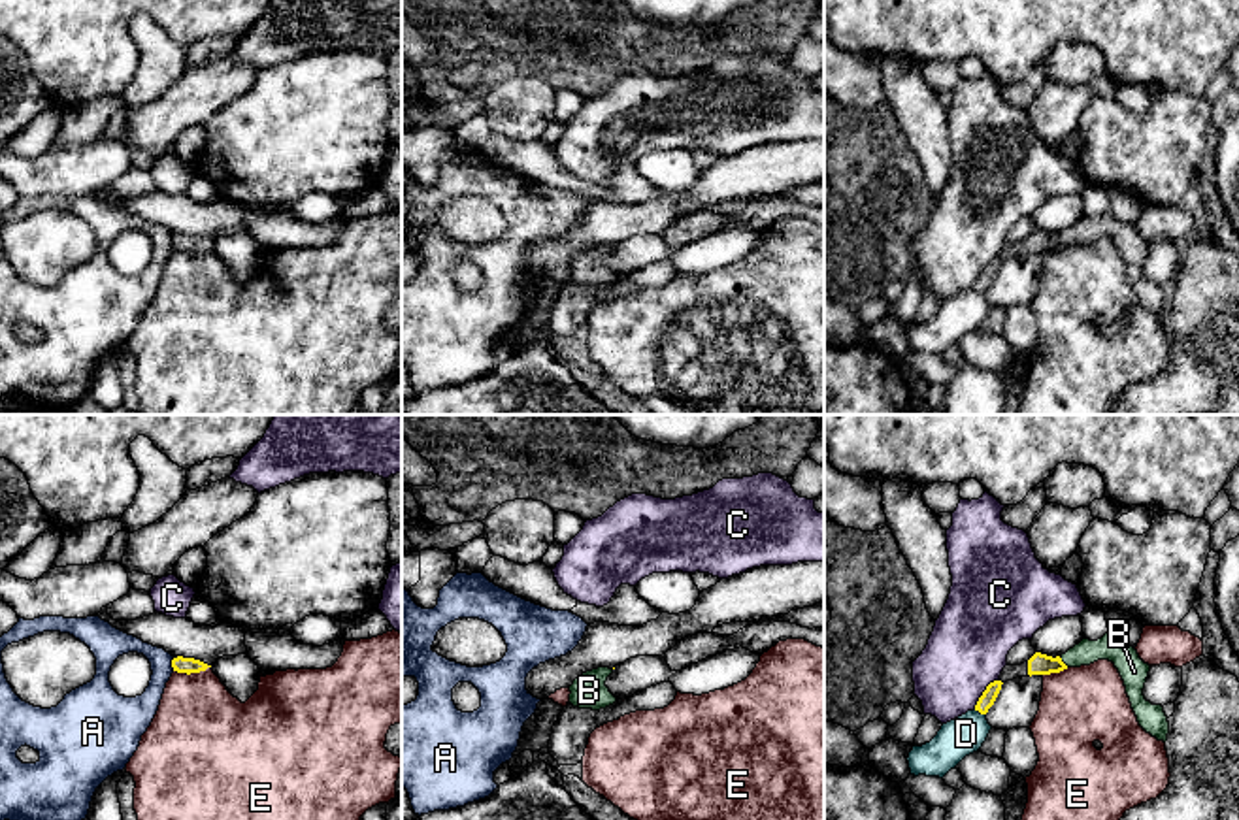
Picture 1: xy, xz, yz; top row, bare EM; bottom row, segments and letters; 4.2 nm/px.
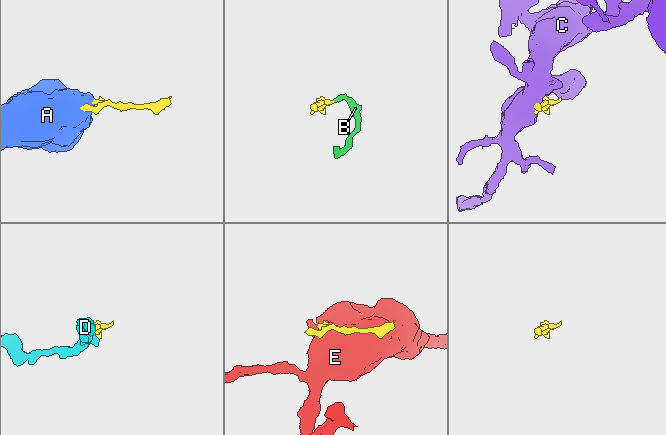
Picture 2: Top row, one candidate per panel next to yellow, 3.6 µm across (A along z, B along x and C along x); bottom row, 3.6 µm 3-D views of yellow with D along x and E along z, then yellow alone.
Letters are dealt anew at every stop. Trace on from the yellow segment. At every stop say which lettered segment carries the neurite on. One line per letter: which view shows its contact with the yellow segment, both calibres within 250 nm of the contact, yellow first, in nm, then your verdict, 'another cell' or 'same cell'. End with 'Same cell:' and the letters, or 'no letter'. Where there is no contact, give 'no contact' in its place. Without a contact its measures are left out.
A: meets yellow in xy; 70 nm thick on the yellow side, 130 nm on the other; another cell
B: meets yellow in yz; 100 nm thick on the yellow side, 100 nm on the other; same cell
C: meets yellow in yz; 70 nm thick on the yellow side, 340 nm on the other; another cell
D: meets yellow in yz; 70 nm thick on the yellow side, 160 nm on the other; another cell
E: meets yellow in xy; 70 nm thick on the yellow side, 400 nm on the other; another cell
Same cell: B

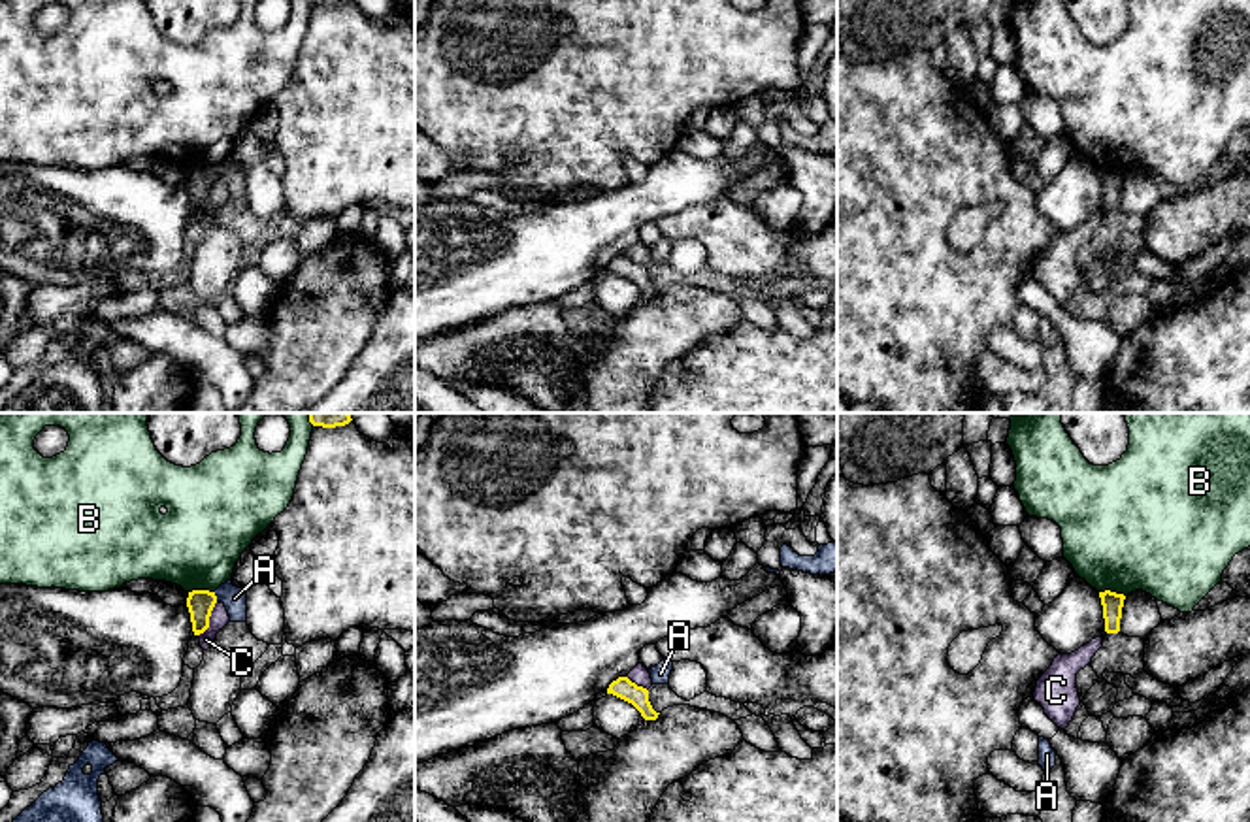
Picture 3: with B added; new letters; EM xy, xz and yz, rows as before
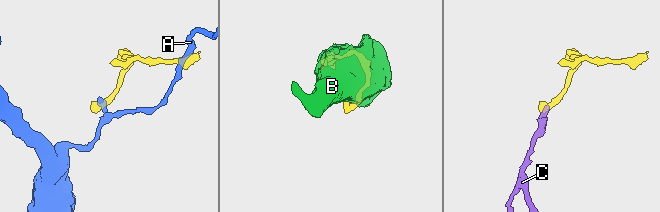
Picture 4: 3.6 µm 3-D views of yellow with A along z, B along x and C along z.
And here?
A: meets yellow in xy; 120 nm thick on the yellow side, 100 nm on the other; another cell
B: meets yellow in xy; 120 nm thick on the yellow side, 380 nm on the other; another cell
C: meets yellow in xy; 120 nm thick on the yellow side, 80 nm on the other; another cell
Same cell: no letter

